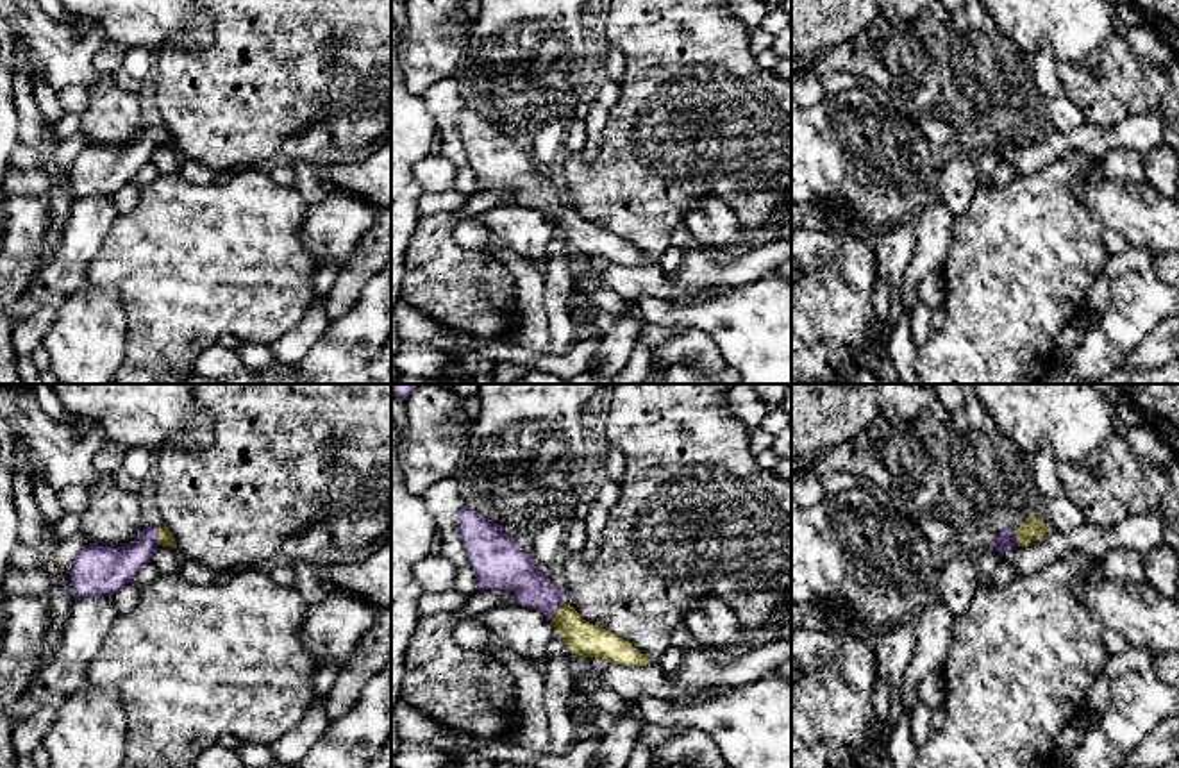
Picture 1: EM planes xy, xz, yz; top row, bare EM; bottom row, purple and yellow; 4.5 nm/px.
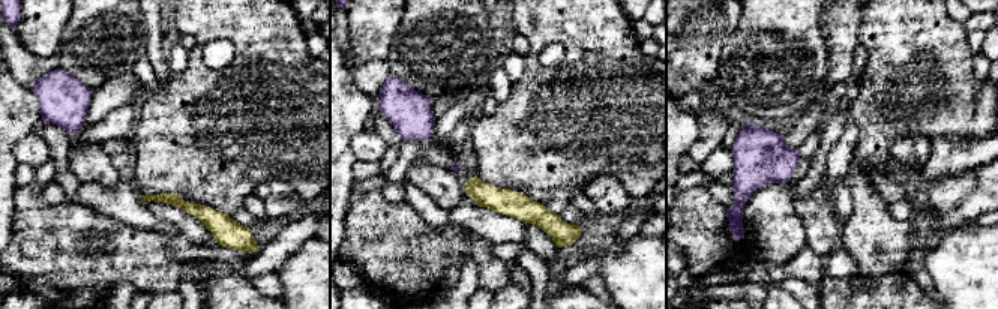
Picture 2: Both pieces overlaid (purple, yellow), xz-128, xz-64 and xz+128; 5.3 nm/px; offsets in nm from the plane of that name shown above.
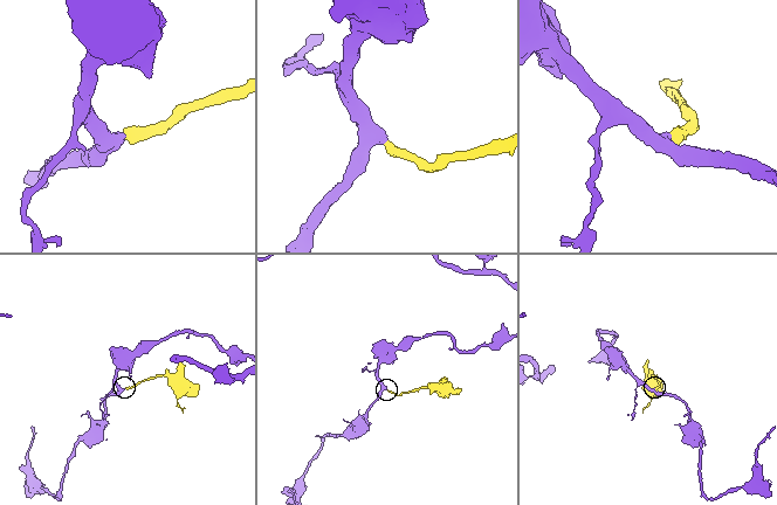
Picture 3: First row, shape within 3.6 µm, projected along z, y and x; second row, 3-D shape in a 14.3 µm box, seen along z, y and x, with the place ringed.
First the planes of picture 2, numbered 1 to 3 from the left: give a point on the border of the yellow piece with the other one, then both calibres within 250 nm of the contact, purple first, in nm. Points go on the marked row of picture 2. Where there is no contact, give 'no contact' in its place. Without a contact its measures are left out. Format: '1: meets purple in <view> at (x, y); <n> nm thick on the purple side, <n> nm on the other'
1: no contact
2: no contact
3: no contact

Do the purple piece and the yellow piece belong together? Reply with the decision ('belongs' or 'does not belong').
belongs

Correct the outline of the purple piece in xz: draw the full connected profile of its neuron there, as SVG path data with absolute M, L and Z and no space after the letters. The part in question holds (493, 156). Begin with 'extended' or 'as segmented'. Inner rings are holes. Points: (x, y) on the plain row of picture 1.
extended; M464 105L457 116L457 130L479 189L513 189L509 204L548 216L570 254L636 268L650 264L629 241L582 220L570 204L564 204L564 189L543 175L534 157L523 152L506 129Z

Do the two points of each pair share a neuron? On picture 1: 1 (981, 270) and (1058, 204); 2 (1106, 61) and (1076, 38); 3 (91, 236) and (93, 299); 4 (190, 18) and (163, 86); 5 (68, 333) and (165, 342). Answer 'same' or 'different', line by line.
1: same
2: different
3: different
4: different
5: different

